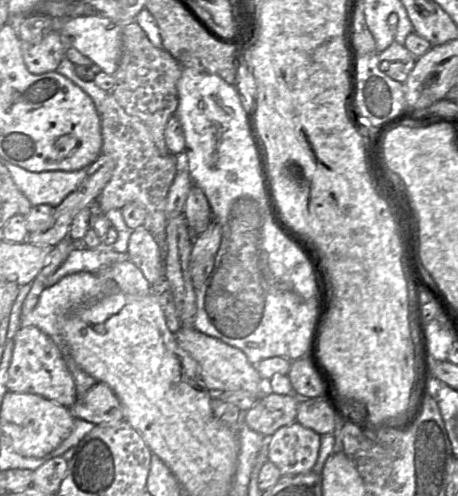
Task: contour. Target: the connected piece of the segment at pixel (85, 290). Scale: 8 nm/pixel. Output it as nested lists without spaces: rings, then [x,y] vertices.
[[[78,272],[63,277],[53,286],[46,288],[40,295],[35,308],[21,319],[21,327],[34,326],[48,335],[60,350],[66,367],[71,373],[79,396],[84,396],[88,390],[97,384],[97,380],[80,369],[74,361],[71,349],[64,336],[64,322],[68,315],[81,307],[88,306],[96,300],[118,291],[115,282],[107,274]]]

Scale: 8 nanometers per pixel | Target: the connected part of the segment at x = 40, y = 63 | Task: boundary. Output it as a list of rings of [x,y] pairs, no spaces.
[[[51,31],[41,42],[21,41],[25,65],[32,74],[56,71],[65,57],[66,43],[59,31]]]

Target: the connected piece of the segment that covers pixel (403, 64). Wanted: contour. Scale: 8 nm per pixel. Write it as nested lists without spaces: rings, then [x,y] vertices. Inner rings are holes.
[[[393,42],[384,51],[378,53],[378,67],[393,80],[404,83],[416,59],[404,45]]]

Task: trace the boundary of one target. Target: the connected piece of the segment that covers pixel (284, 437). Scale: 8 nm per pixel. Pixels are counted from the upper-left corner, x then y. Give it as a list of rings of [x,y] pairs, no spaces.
[[[294,421],[281,427],[267,439],[267,459],[280,470],[282,476],[306,473],[313,469],[320,445],[321,435]]]

